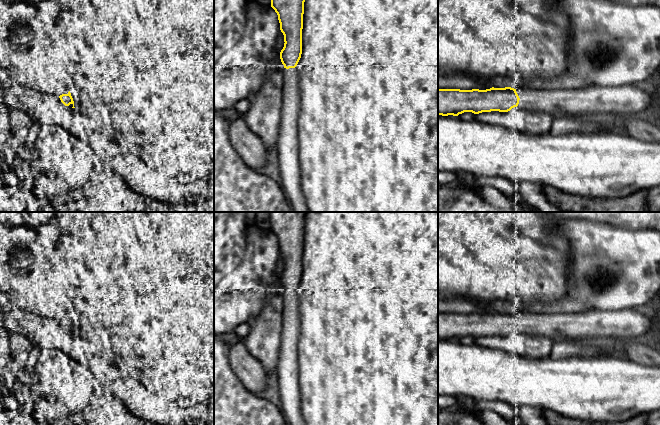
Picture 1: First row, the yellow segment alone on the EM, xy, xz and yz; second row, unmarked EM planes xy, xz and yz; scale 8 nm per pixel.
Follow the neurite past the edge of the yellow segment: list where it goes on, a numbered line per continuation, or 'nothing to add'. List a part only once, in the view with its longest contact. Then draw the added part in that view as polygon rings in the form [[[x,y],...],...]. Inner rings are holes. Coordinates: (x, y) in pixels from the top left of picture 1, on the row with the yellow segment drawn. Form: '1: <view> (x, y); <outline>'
1: yz (626, 100); [[[639,85],[617,87],[589,86],[580,89],[536,90],[521,87],[516,90],[520,100],[518,107],[532,113],[549,112],[553,115],[586,118],[597,113],[616,113],[623,116],[644,115],[654,111],[657,97],[653,92],[642,89]]]

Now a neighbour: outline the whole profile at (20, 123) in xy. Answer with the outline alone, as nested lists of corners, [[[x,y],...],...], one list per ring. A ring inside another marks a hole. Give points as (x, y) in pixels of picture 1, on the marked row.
[[[12,110],[10,116],[10,132],[16,147],[27,145],[32,122],[22,111]]]

